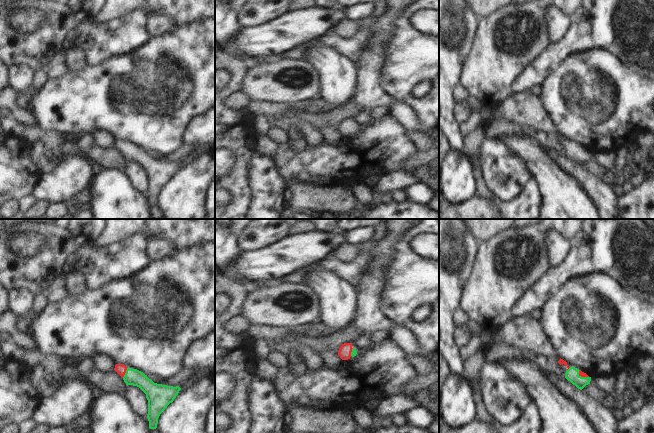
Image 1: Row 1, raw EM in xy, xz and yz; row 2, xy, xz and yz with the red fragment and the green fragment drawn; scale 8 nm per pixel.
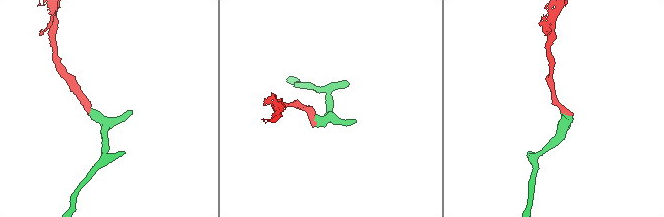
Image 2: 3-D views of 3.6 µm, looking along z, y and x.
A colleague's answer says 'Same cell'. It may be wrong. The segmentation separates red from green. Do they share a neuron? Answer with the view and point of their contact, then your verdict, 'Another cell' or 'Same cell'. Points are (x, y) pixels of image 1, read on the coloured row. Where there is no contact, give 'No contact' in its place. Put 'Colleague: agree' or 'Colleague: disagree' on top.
Colleague: agree
Touches red at xy (125, 372). Same cell.

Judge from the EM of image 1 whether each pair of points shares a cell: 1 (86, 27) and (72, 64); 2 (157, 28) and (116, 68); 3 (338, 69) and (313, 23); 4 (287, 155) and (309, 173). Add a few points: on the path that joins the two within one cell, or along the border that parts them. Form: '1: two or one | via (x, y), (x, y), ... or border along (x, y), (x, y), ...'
1: two | border along (74, 46), (83, 52), (85, 62), (88, 65)
2: two | border along (172, 30), (150, 38)
3: two | border along (320, 37), (310, 39), (298, 45)
4: one | via (292, 160), (298, 166), (304, 168)

